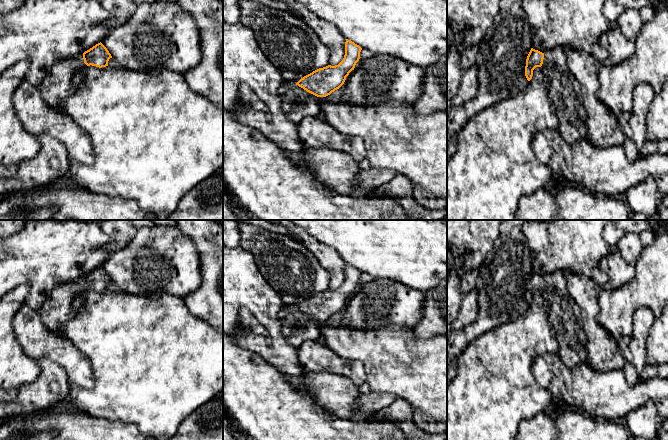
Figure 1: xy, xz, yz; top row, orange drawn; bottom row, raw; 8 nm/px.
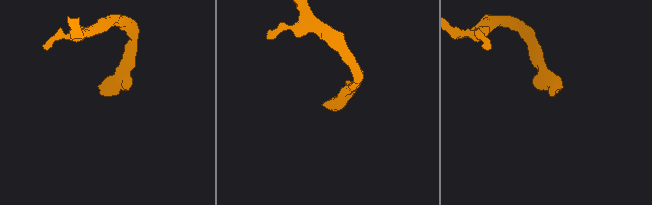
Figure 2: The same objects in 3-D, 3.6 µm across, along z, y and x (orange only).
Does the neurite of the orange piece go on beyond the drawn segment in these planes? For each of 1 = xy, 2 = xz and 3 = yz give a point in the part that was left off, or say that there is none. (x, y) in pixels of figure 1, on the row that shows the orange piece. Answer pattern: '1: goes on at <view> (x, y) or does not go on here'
1: goes on at xy (66, 74)
2: goes on at xz (297, 103)
3: goes on at yz (564, 91)

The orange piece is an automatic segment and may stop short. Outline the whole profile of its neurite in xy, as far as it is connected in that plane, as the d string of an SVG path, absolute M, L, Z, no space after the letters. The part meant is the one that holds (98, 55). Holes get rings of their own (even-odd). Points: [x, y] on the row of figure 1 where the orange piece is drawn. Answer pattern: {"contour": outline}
{"contour": "M100 42L75 58L58 60L38 87L43 101L49 108L60 110L63 101L80 84L87 67L106 67L110 58L111 54Z"}

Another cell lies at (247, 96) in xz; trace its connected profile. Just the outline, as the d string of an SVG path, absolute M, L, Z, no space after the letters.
M240 86L240 99L243 104L254 108L258 111L266 111L266 105L255 95L255 93L247 86Z

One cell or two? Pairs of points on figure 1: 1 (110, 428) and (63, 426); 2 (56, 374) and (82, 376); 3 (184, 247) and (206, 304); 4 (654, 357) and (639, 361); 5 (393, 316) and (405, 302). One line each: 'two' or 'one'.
1: one
2: two
3: two
4: two
5: one

